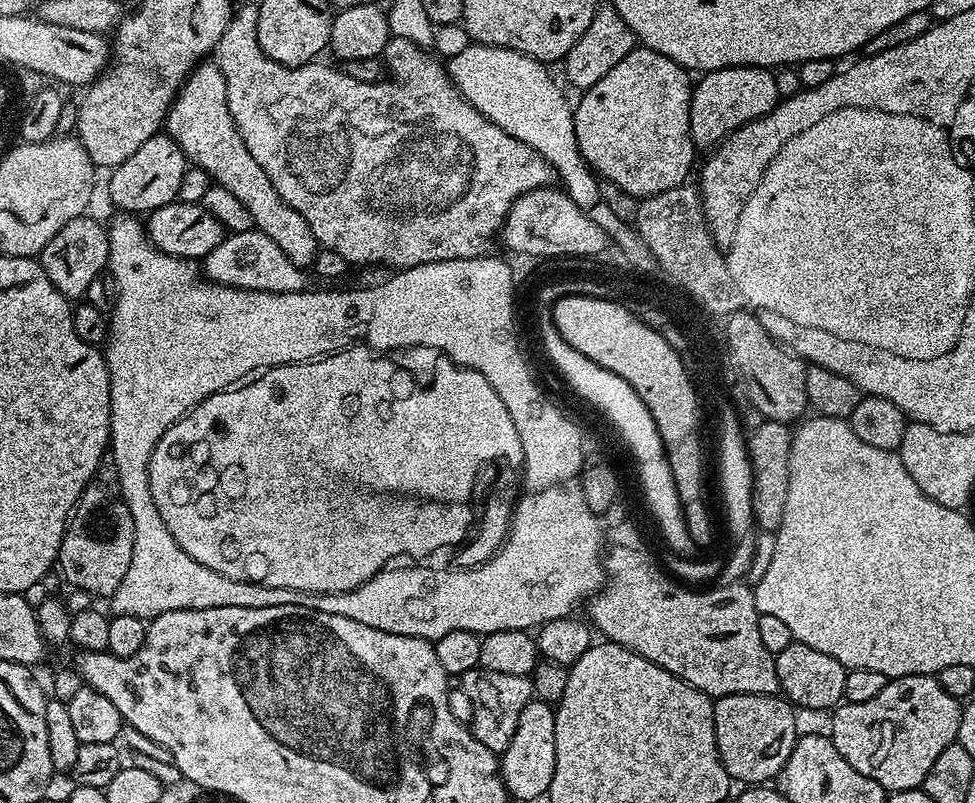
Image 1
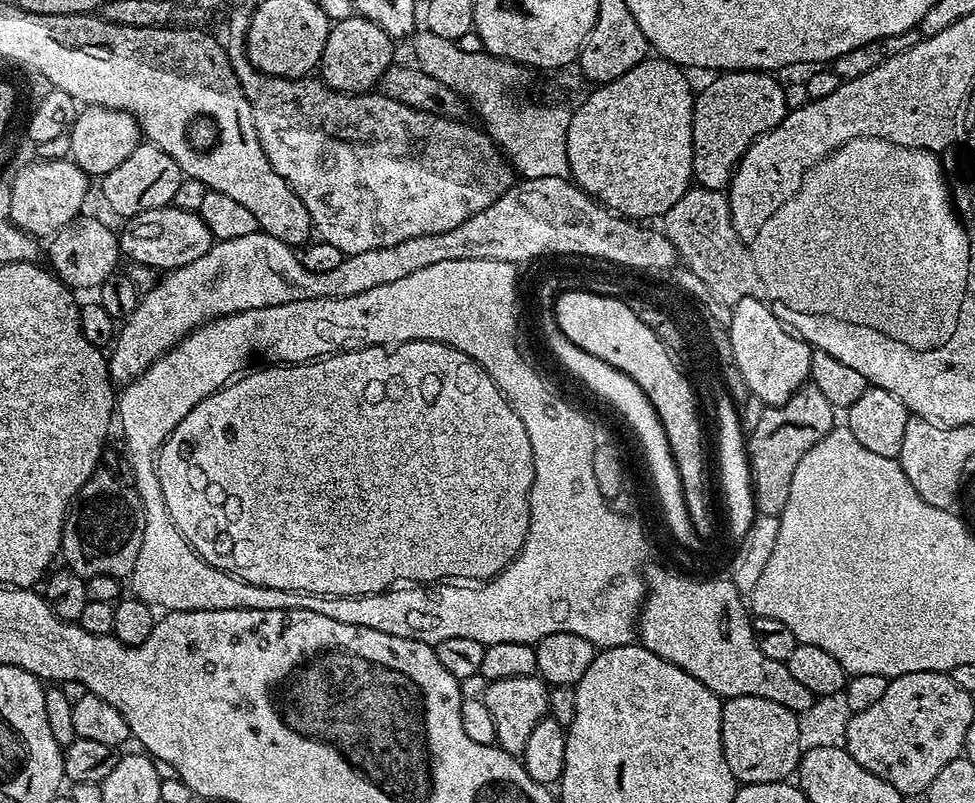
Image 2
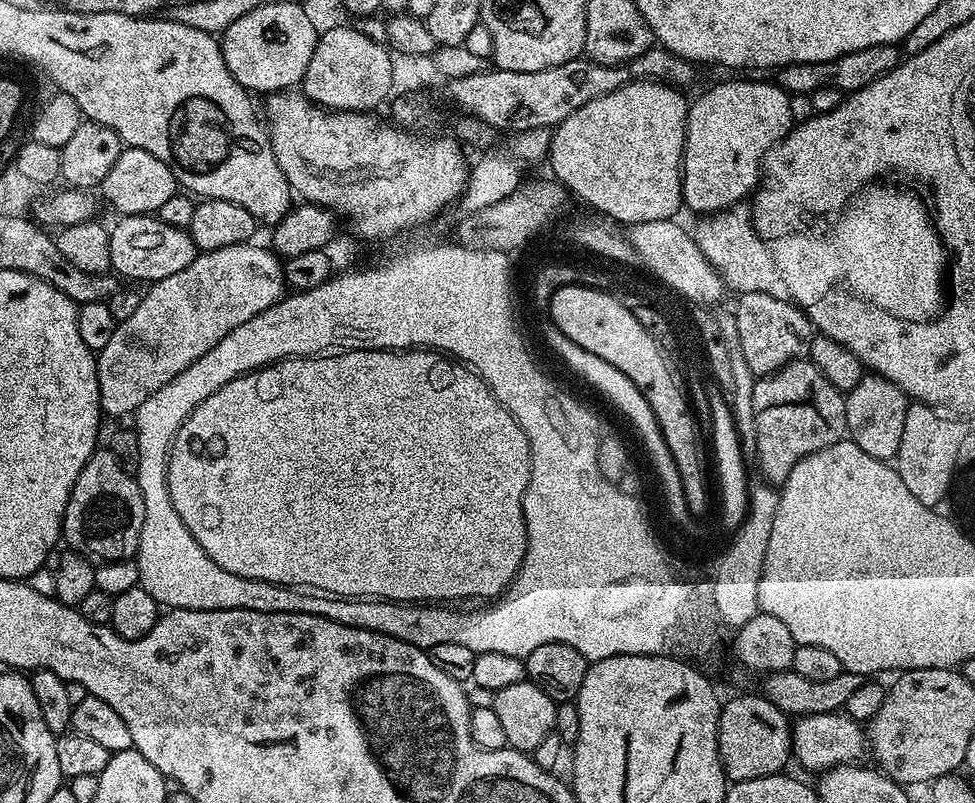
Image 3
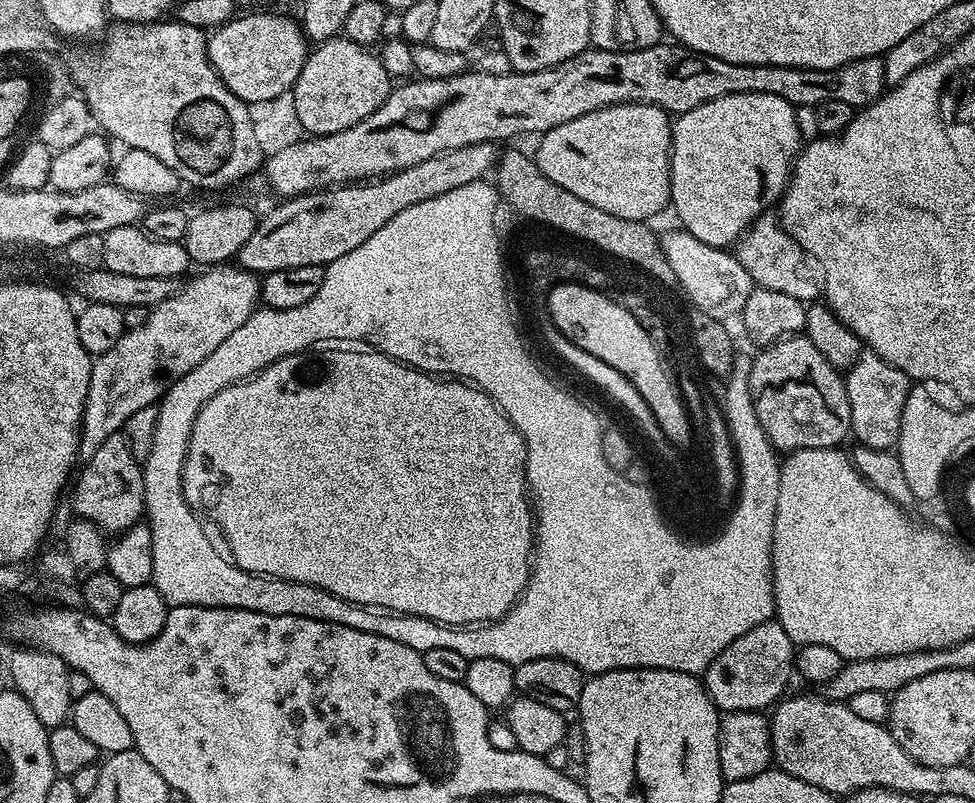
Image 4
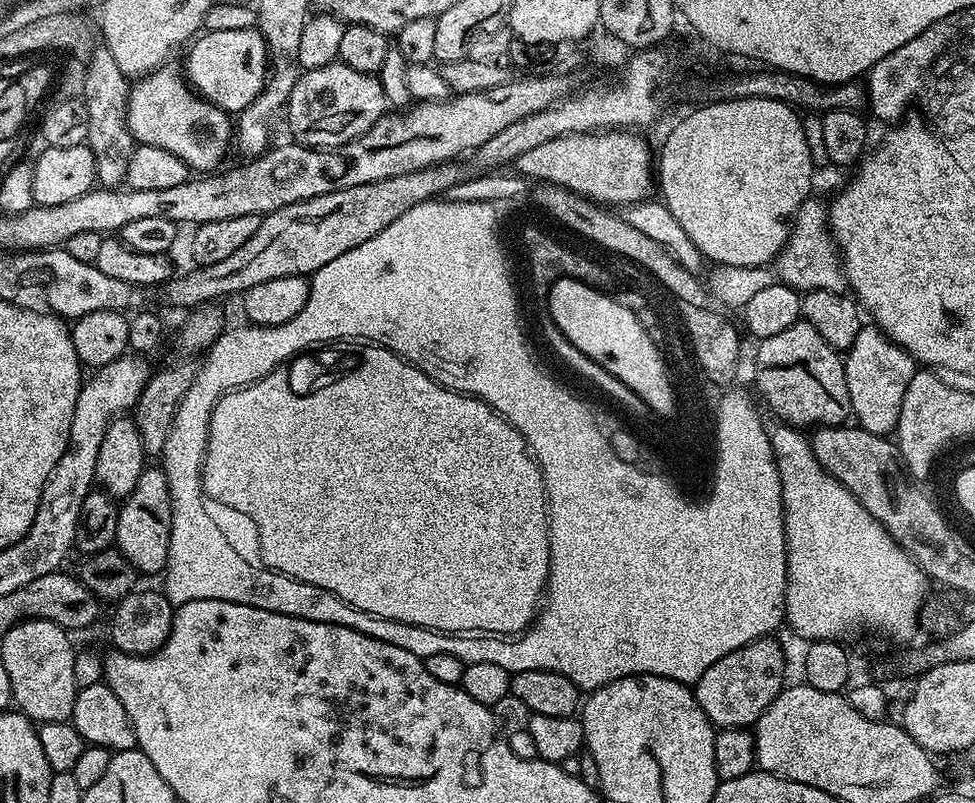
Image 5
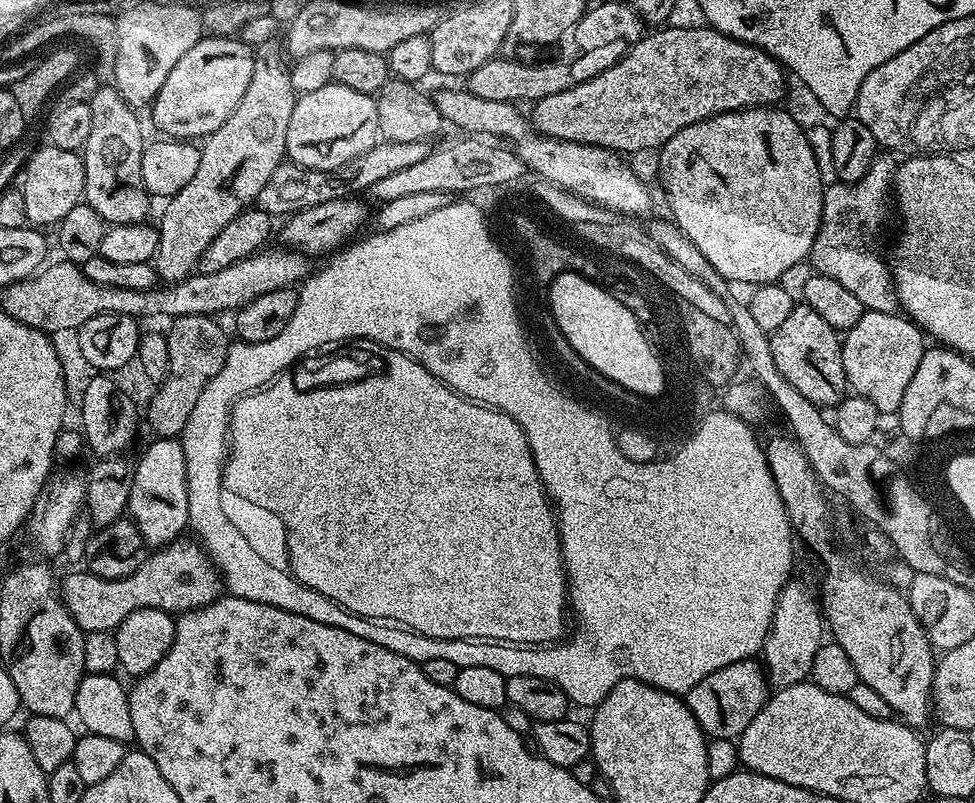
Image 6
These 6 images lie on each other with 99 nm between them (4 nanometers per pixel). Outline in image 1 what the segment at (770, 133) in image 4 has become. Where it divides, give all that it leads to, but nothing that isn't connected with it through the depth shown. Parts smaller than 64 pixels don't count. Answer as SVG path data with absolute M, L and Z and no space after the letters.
M738 66L703 73L695 81L692 89L690 102L692 141L696 143L697 149L711 149L744 124L770 114L780 101L775 75L769 69Z

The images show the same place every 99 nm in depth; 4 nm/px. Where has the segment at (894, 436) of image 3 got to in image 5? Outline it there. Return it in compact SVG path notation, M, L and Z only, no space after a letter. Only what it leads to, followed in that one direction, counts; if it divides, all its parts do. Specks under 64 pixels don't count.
M861 326L843 362L855 423L875 436L895 433L898 414L902 414L902 398L906 398L910 378L914 378L918 370L918 361L906 349L897 346L881 328Z

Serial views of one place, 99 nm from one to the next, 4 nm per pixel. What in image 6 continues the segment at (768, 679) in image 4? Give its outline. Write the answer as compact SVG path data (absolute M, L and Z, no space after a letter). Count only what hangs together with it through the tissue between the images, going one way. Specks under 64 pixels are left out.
M759 659L730 662L730 666L722 666L722 670L714 670L714 674L706 674L698 686L694 686L686 694L688 708L694 714L698 726L705 737L713 740L735 740L754 722L758 710L768 701L770 685L763 663Z

